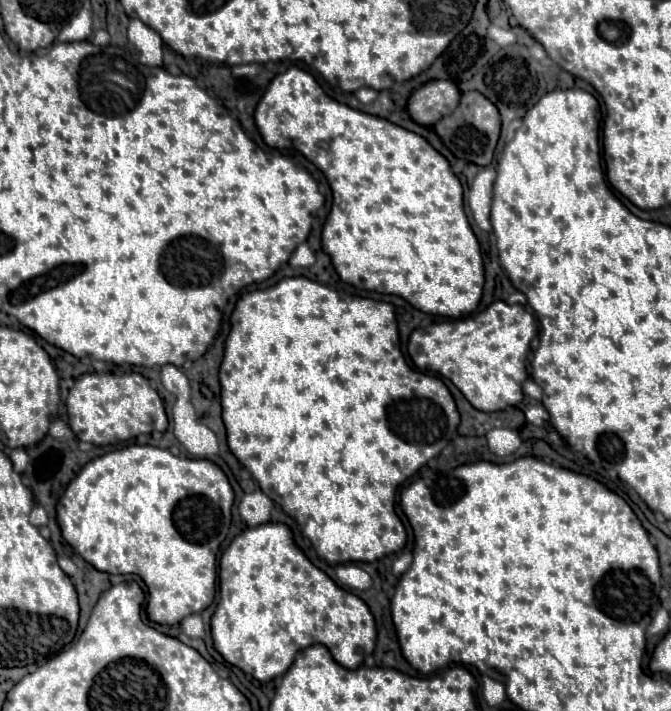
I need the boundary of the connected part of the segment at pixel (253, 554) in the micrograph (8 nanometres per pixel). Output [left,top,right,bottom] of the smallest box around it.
[211,522,377,682]

